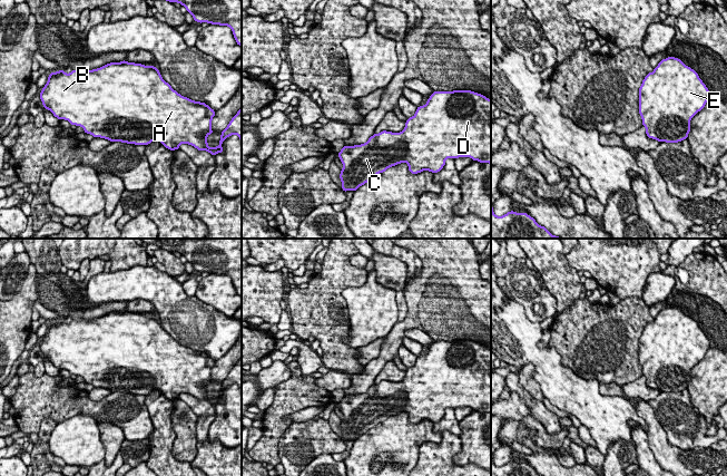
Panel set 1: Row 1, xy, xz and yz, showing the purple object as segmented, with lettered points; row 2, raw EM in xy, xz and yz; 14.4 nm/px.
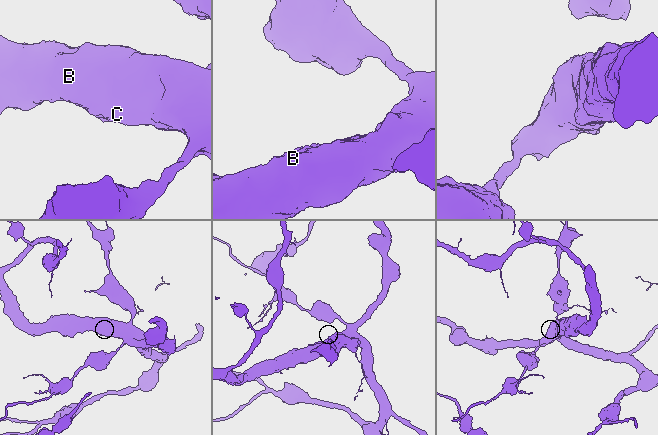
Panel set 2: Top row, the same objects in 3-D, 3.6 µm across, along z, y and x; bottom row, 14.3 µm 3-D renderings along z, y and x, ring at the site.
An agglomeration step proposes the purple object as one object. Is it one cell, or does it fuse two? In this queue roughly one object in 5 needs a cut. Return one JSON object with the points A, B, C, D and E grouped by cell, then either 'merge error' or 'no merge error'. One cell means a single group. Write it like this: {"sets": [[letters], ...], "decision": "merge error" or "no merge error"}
{"sets": [["A", "B", "C", "D", "E"]], "decision": "no merge error"}

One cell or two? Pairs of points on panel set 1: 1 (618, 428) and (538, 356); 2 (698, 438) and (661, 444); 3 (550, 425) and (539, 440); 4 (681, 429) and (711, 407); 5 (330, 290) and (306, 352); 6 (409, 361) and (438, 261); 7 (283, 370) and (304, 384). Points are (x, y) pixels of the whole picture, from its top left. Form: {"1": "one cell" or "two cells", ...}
{"1": "one cell", "2": "two cells", "3": "two cells", "4": "two cells", "5": "two cells", "6": "two cells", "7": "two cells"}

